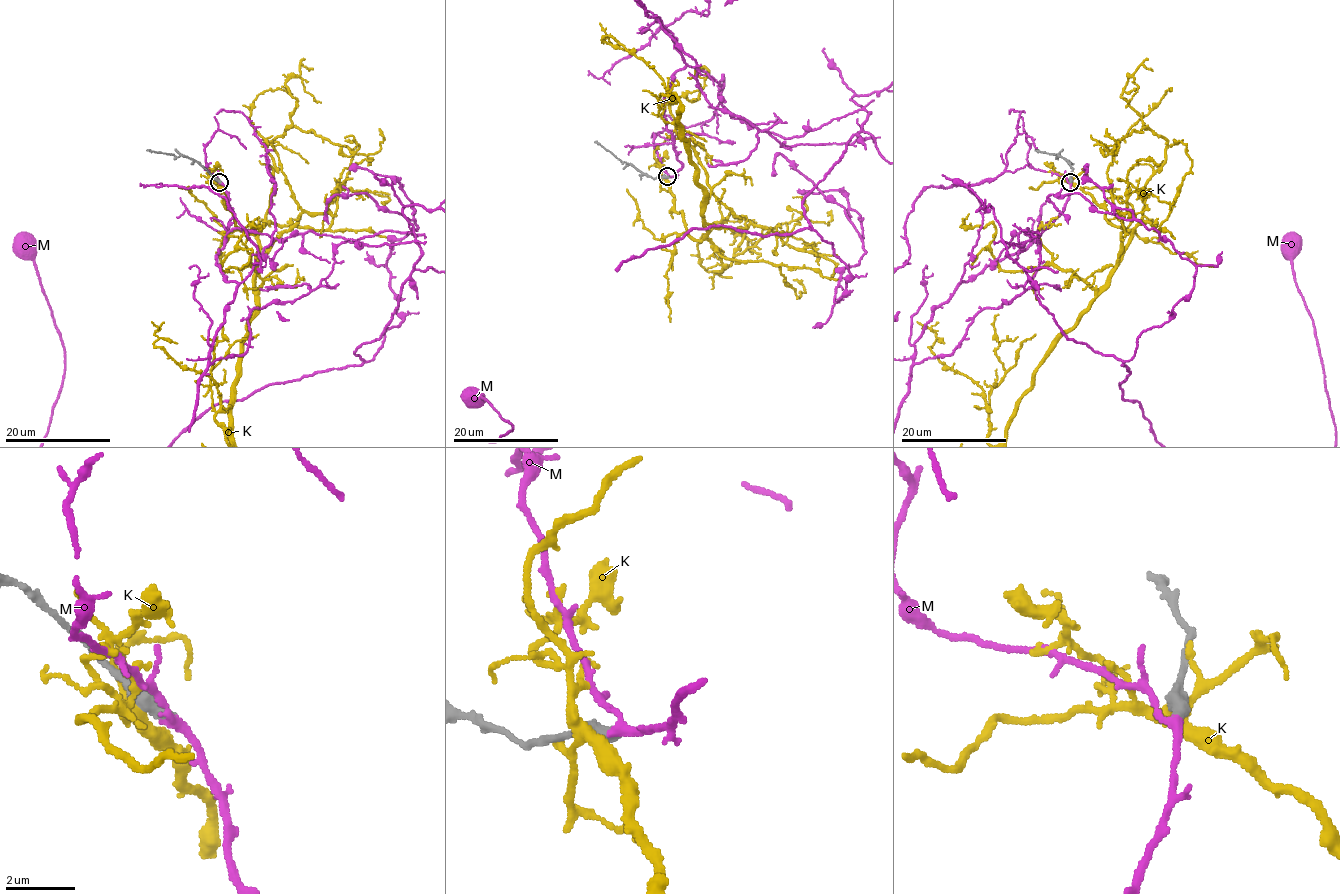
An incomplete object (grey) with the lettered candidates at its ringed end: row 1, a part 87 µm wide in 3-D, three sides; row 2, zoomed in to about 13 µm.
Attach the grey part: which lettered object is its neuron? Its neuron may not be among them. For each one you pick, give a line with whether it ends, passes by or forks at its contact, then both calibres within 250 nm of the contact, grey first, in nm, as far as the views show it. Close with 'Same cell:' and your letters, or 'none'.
M: it passes by; calibres 500 and 240 nm
Same cell: M

